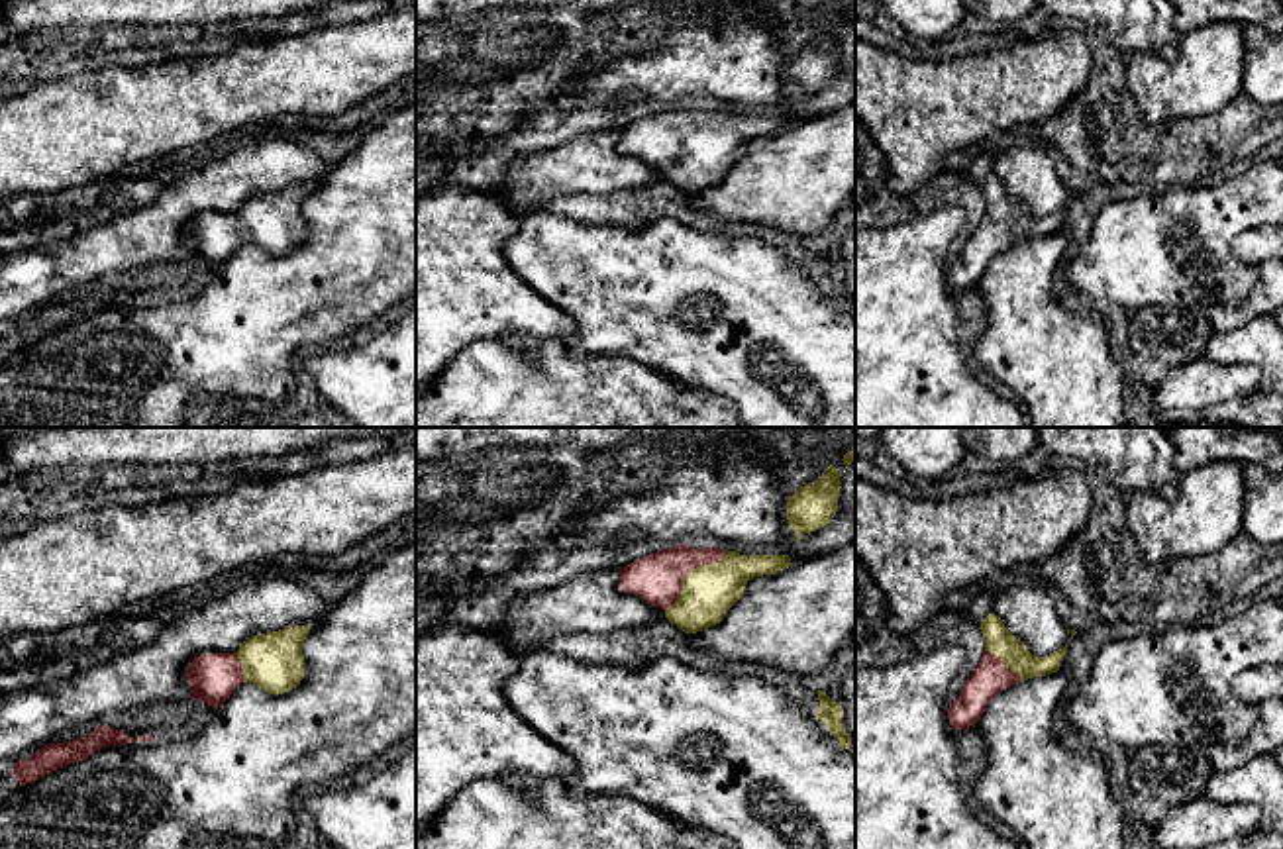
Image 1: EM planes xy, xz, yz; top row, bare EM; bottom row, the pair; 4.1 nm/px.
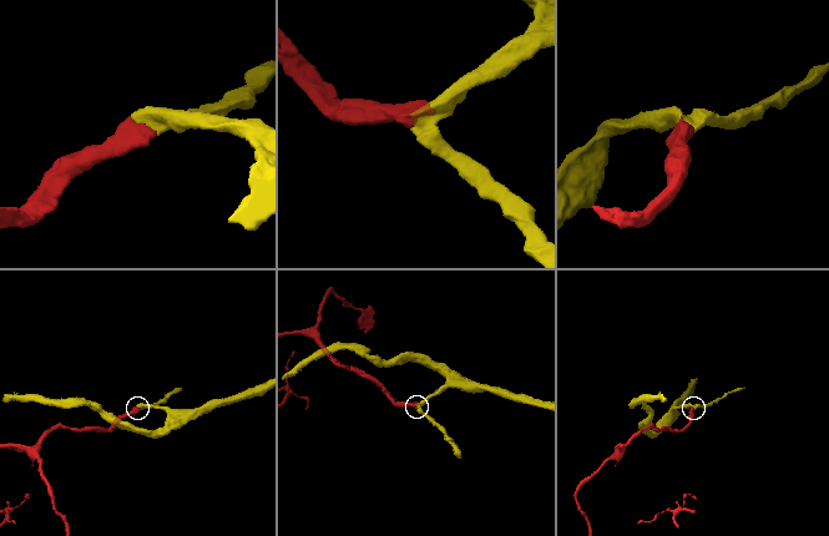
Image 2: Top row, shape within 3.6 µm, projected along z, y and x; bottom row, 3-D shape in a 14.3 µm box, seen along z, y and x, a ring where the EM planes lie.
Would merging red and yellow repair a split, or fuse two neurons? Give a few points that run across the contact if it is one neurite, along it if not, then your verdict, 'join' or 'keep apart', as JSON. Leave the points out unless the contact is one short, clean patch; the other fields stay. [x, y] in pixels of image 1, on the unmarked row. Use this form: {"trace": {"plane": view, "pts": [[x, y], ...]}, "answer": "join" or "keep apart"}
{"trace": {"plane": "xz", "pts": [[658, 140], [681, 140], [691, 130], [709, 151]]}, "answer": "join"}

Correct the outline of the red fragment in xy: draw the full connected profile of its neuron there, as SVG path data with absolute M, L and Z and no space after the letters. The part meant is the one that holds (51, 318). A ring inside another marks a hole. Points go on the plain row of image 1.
M98 286L88 296L65 304L49 304L33 318L20 320L10 335L20 341L20 347L26 347L43 339L45 335L51 335L53 331L59 331L61 327L84 322L104 308L153 300L161 298L129 298L122 290Z

